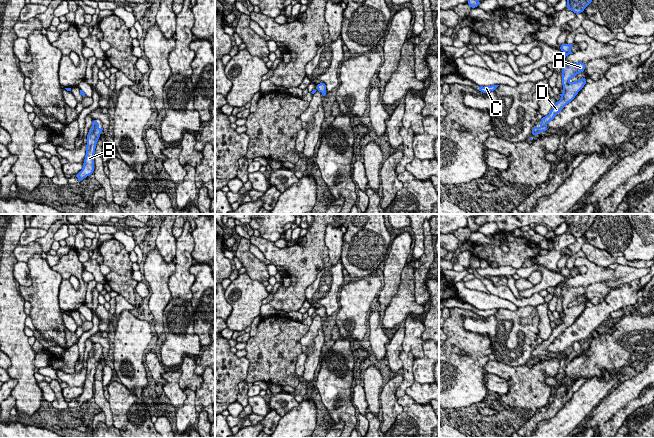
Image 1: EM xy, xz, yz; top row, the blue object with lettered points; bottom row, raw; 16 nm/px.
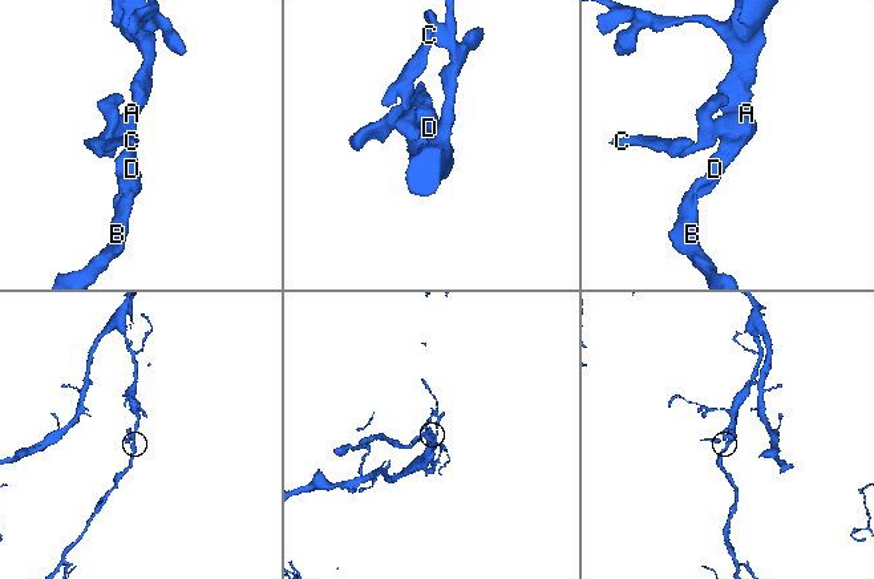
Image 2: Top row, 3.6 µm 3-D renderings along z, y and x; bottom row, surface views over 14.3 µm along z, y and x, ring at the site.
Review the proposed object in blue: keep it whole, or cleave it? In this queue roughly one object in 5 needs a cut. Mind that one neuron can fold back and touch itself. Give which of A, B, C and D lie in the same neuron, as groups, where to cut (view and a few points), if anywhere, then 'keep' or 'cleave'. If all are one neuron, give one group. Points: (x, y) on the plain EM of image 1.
A B C D | no cut | keep

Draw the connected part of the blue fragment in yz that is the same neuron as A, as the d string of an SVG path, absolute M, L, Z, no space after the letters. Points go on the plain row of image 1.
M562 287L562 308L564 316L559 318L563 323L558 324L553 330L551 336L541 343L541 352L537 350L533 351L532 360L539 359L541 356L548 354L545 349L554 343L554 341L568 328L570 327L578 316L584 311L587 303L584 301L579 305L570 307L569 304L575 301L578 297L582 297L585 293L585 288L579 287Z

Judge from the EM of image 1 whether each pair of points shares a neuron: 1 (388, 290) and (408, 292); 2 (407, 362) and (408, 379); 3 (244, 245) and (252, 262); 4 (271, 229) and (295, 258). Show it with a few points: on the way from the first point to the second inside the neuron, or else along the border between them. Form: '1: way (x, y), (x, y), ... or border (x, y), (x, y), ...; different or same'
1: border (403, 268), (400, 274), (397, 293), (386, 306); different
2: way (407, 366), (407, 375); same
3: way (244, 249), (244, 254), (248, 258); same
4: border (260, 236), (273, 243); different

